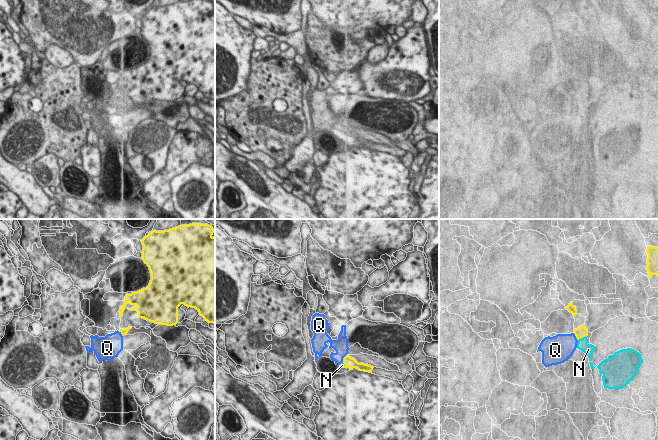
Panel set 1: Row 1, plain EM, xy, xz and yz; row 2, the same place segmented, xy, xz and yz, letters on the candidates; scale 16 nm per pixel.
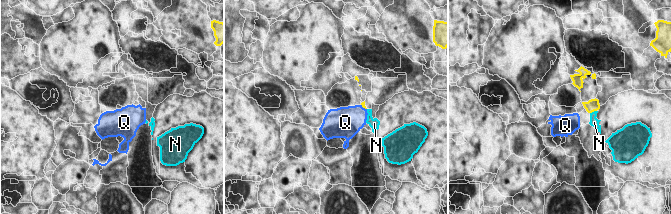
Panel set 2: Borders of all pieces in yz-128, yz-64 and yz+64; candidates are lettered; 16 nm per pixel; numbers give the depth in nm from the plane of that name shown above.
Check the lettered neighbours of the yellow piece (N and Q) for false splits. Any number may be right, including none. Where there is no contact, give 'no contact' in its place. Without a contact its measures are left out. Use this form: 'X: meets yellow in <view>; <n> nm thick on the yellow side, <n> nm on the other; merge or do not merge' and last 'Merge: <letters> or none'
N: meets yellow in yz; 170 nm thick on the yellow side, 180 nm on the other; do not merge
Q: meets yellow in xz; 190 nm thick on the yellow side, 240 nm on the other; do not merge
Merge: none

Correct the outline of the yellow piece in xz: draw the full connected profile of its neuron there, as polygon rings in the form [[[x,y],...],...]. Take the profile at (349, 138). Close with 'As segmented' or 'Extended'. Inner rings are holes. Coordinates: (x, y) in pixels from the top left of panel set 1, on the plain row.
[[[346,131],[343,134],[344,144],[349,144],[350,146],[353,146],[354,144],[358,145],[359,147],[369,148],[371,149],[373,146],[373,142],[364,140],[364,139],[358,139],[354,134]]]. As segmented

